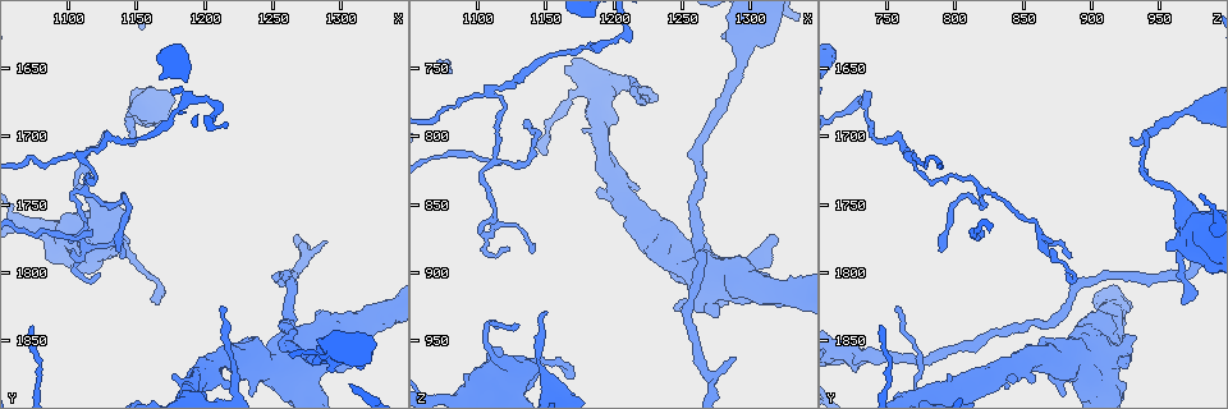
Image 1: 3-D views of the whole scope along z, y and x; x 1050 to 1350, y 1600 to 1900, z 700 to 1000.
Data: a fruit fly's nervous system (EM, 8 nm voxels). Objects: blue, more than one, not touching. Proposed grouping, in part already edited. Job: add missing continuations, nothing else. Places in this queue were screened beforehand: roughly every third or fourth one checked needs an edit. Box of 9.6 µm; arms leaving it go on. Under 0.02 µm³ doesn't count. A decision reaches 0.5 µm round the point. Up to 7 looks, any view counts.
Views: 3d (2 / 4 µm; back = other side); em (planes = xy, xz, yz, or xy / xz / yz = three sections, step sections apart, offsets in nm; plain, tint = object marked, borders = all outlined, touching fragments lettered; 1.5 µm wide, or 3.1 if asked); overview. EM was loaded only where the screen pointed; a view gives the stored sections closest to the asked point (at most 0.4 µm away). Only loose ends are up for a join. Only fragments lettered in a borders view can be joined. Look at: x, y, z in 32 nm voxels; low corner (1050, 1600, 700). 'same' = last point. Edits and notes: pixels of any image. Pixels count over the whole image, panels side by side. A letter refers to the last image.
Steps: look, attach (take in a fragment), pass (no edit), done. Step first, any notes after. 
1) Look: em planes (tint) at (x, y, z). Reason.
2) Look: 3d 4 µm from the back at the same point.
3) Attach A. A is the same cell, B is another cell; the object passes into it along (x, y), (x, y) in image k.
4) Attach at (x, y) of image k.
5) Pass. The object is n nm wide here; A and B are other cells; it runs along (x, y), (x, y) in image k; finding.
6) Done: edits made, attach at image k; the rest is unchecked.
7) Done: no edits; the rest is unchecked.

Look: em planes (borders) at (1278, 1848, 932). Branch stops here.

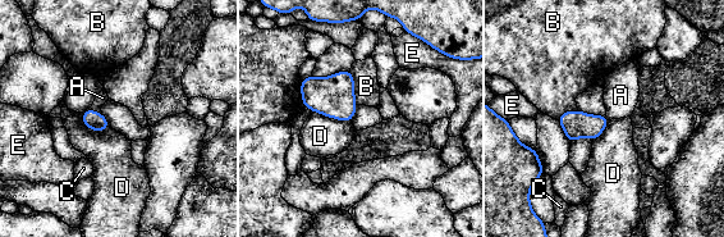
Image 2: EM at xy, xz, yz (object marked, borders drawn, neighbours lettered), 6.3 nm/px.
Attach A. A is the same cell, B, C, D and E are other cells; the object passes into it along (97, 122), (96, 112), (102, 98) in image 2; the neuron continues.

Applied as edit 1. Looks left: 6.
Look: overview.

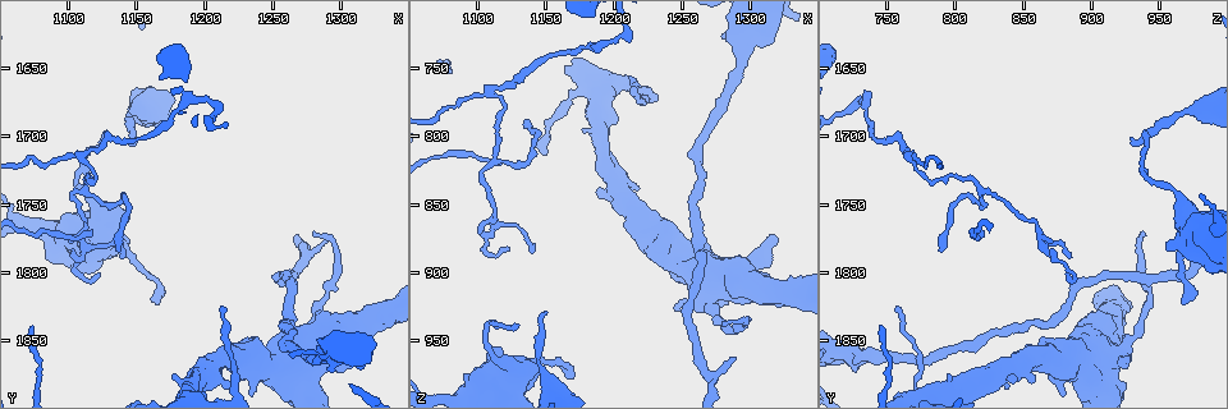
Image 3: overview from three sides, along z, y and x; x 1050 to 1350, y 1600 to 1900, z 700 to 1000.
Look: 3d 4 µm from the back at (1278, 1772, 938). End of a long branch.

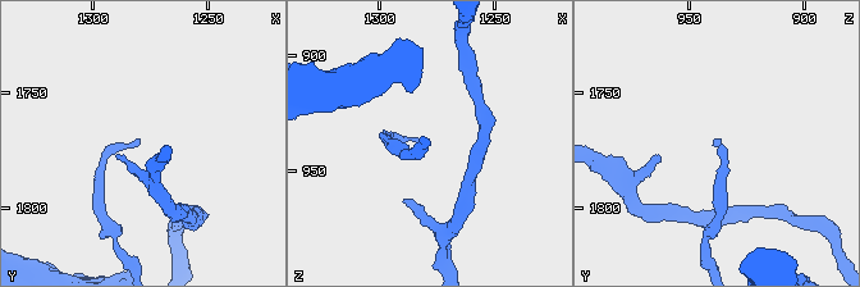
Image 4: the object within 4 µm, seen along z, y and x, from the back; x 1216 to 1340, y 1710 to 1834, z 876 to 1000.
Look: em planes (borders) at (1279, 1771, 937). Shape alone is not enough.

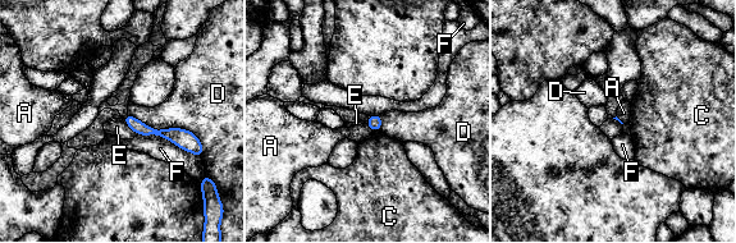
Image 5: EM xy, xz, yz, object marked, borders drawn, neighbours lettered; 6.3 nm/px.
Pass. A, C, D, E and F are other cells; it runs along (127, 118), (193, 147) in image 5; none of them fits.

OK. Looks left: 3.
Look: 3d 2 µm at (1278, 1866, 730). Thick end.

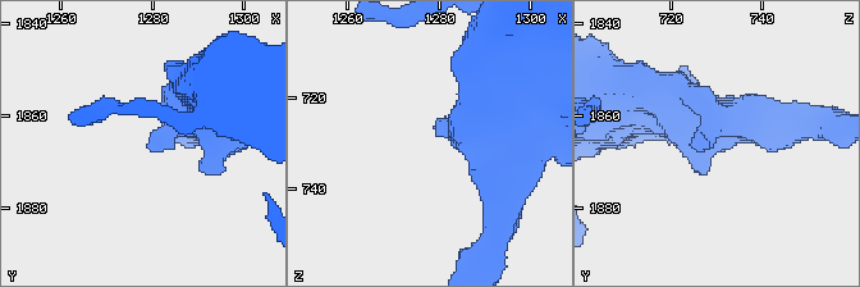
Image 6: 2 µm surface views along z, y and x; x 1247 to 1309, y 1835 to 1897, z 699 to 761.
Look: em planes (plain) at (1278, 1867, 728).

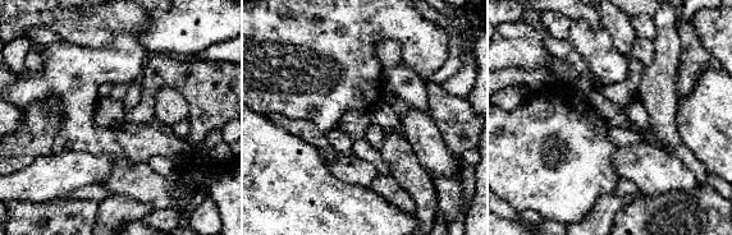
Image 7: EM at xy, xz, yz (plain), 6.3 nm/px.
Look: em planes (borders) at the same point. What lies round it.

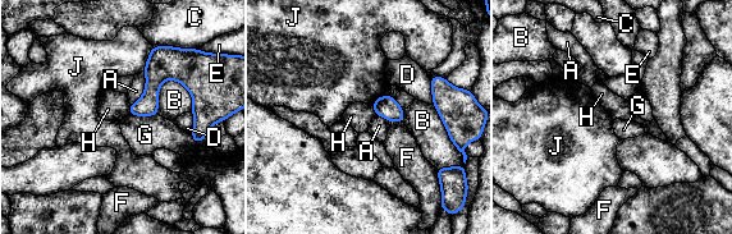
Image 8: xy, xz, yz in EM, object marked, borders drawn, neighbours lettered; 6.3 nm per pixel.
Pass. A, B, C, D, E, F, G, H and J are other cells; it runs along (155, 49), (196, 93), (196, 137) in image 8; no lettered fragment goes on from it.

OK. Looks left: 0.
Done: edits made, attach at image 2; the rest is unchecked.

